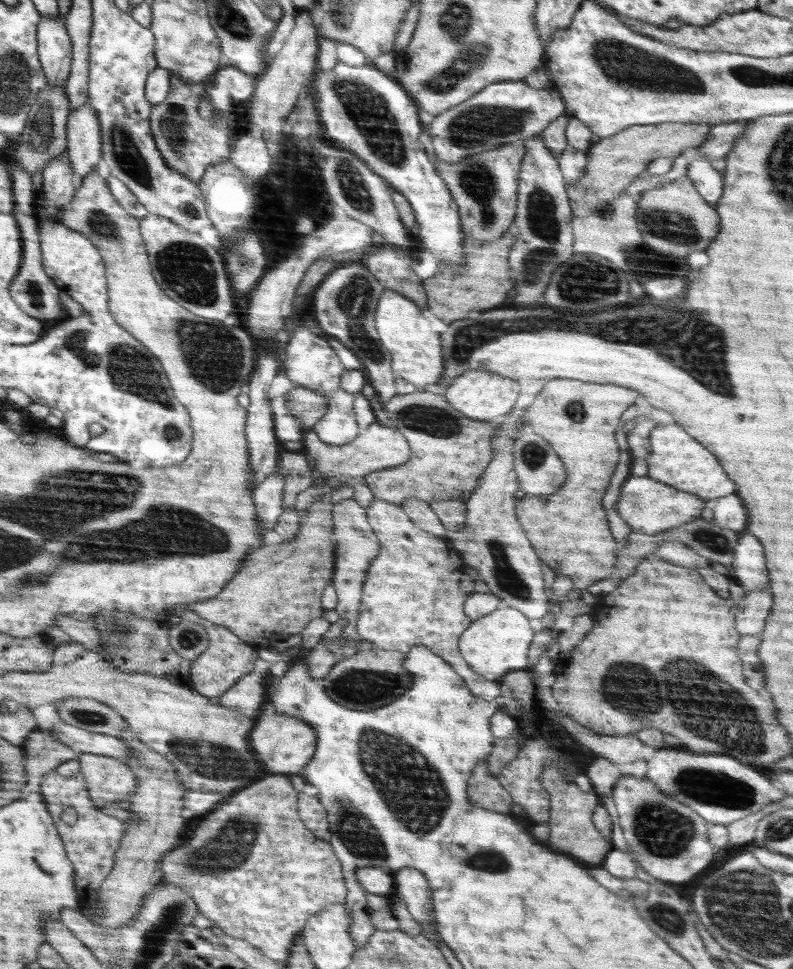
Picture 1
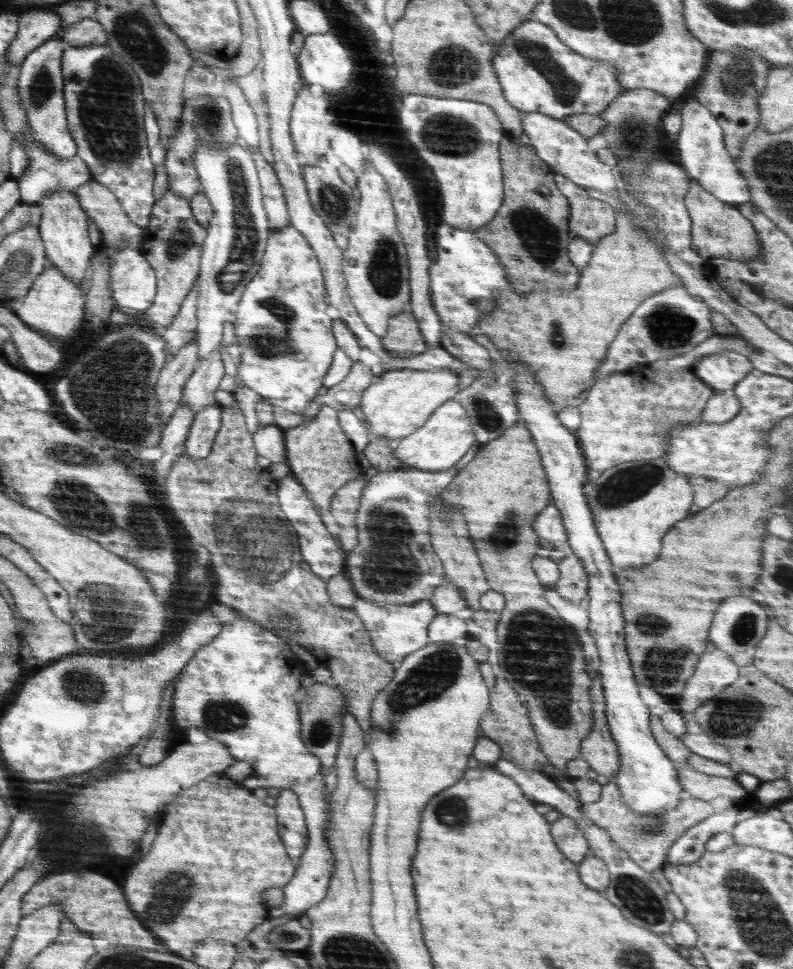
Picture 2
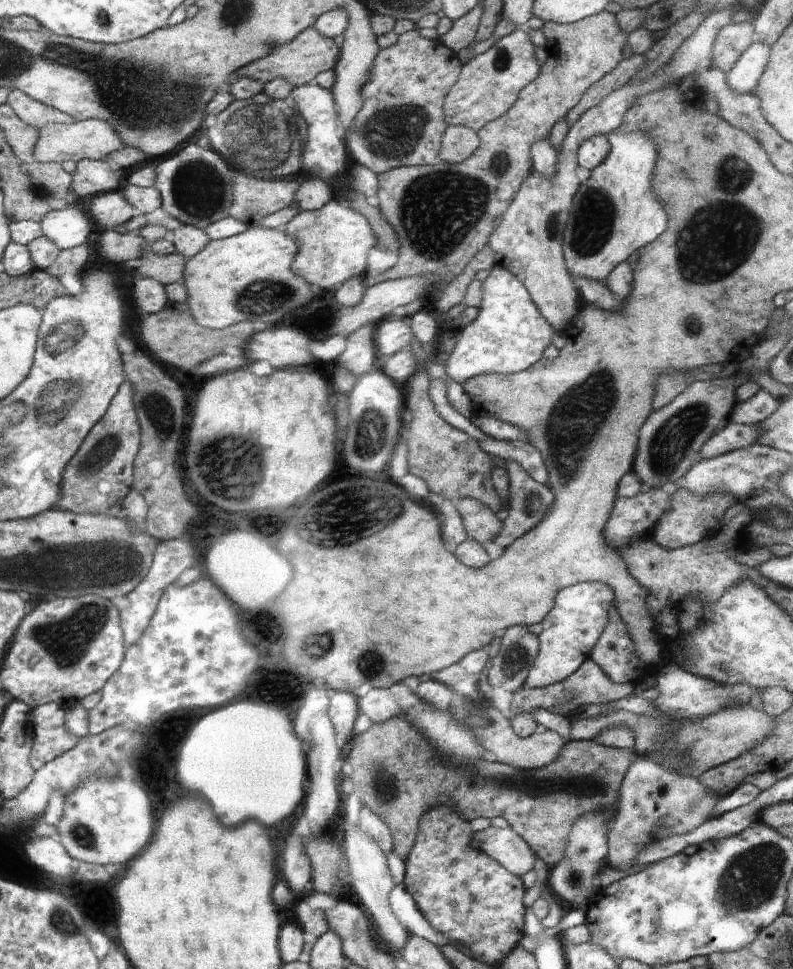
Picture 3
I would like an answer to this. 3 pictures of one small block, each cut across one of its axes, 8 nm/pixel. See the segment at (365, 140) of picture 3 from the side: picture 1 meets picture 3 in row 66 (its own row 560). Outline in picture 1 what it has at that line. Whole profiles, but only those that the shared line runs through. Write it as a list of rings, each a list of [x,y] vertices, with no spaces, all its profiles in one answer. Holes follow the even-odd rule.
[[[375,498],[365,513],[381,547],[378,556],[367,568],[366,578],[363,582],[362,600],[358,605],[358,618],[355,623],[362,640],[372,642],[376,649],[397,650],[402,654],[407,654],[417,644],[423,644],[450,664],[459,676],[462,676],[474,696],[484,700],[498,698],[503,689],[501,682],[488,681],[484,679],[484,676],[476,675],[476,672],[471,670],[466,661],[462,660],[458,648],[459,636],[472,622],[471,618],[468,618],[463,611],[463,604],[468,594],[461,591],[459,587],[462,570],[464,570],[460,554],[445,538],[421,530],[398,505]]]

